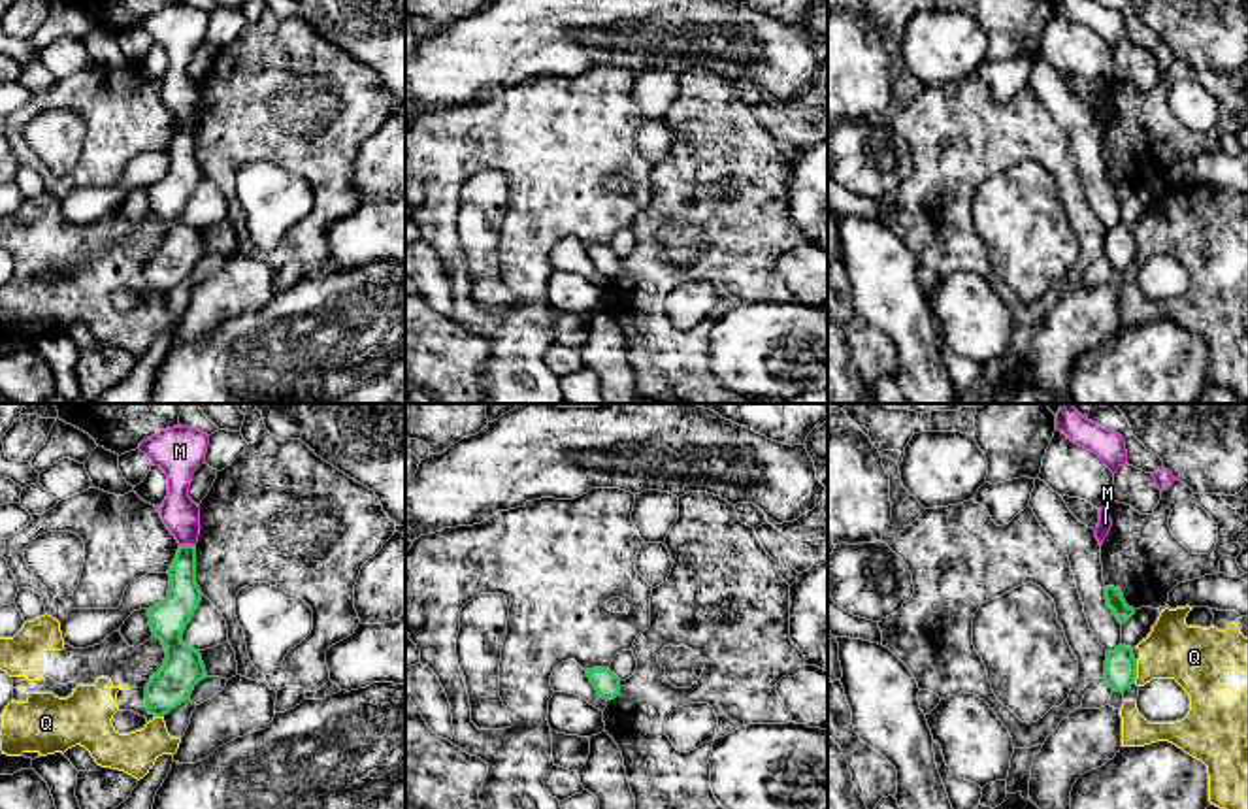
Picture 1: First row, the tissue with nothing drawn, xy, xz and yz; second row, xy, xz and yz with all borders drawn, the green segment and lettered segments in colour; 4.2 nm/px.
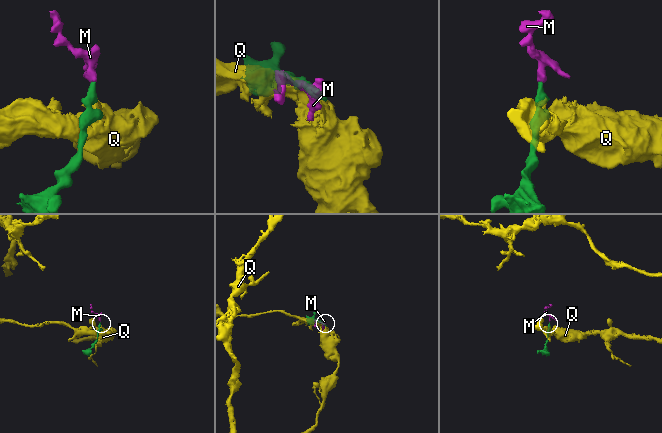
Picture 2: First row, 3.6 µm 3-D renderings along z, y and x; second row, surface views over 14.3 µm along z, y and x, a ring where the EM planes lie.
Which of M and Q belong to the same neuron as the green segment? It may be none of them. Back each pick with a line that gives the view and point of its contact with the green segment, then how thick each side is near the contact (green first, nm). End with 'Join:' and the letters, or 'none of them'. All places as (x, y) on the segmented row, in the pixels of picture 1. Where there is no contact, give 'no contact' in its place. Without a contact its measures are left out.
M: contact xy (187, 545); calibres 140 and 160 nm
Join: M

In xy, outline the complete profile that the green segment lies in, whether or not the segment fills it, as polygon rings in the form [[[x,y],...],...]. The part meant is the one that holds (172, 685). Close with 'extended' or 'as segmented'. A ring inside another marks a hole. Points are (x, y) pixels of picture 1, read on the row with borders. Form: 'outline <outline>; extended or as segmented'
outline [[[173,426],[143,439],[138,447],[168,475],[168,496],[160,517],[179,543],[168,570],[168,596],[147,609],[151,632],[166,649],[162,668],[145,685],[145,707],[155,717],[164,717],[187,702],[194,686],[207,679],[200,651],[187,647],[181,639],[202,602],[194,547],[200,536],[200,507],[189,498],[189,487],[194,471],[205,462],[207,445],[207,434]]]; extended

